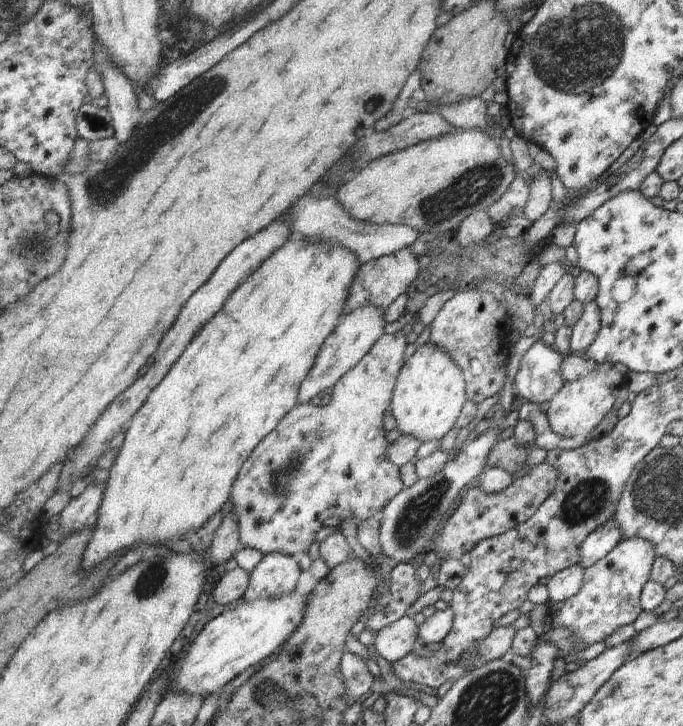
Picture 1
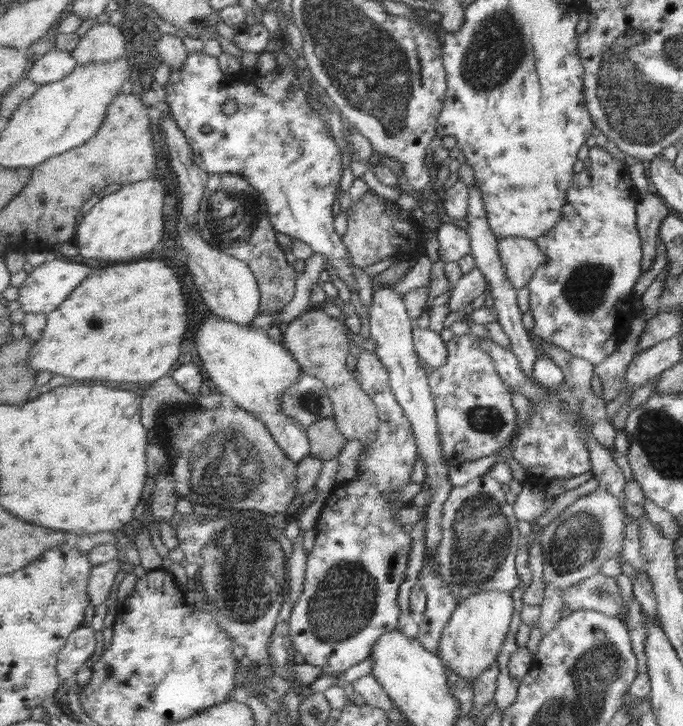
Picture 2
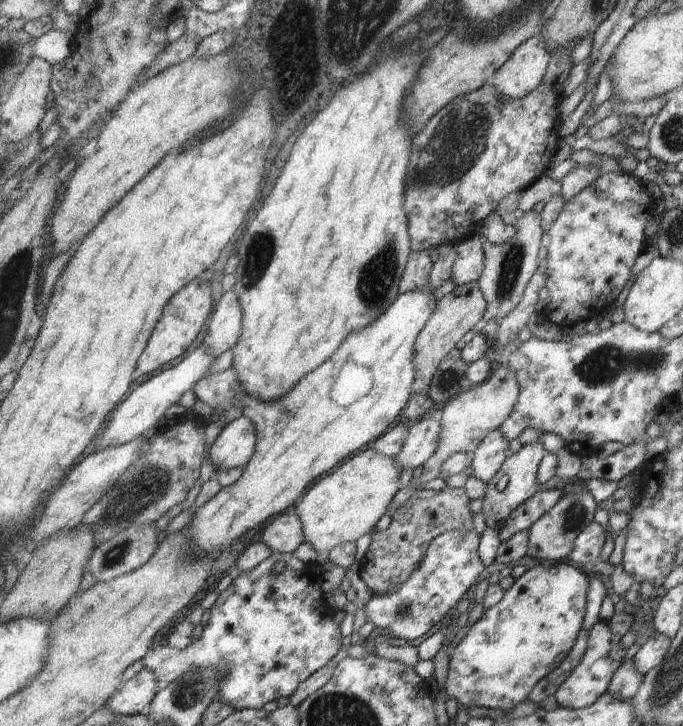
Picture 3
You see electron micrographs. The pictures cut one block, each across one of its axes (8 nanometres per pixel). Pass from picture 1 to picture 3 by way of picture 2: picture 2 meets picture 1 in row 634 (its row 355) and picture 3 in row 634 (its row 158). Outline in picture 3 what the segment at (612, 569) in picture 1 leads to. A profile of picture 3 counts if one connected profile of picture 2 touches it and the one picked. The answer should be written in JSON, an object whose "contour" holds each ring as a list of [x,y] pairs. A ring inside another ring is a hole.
{"contour":[[[598,618],[591,626],[587,634],[585,650],[579,662],[569,672],[569,675],[558,685],[553,693],[558,706],[569,707],[570,709],[582,709],[592,705],[607,690],[615,669],[620,665],[622,655],[626,648],[622,648],[619,635],[609,631],[607,621]]]}

